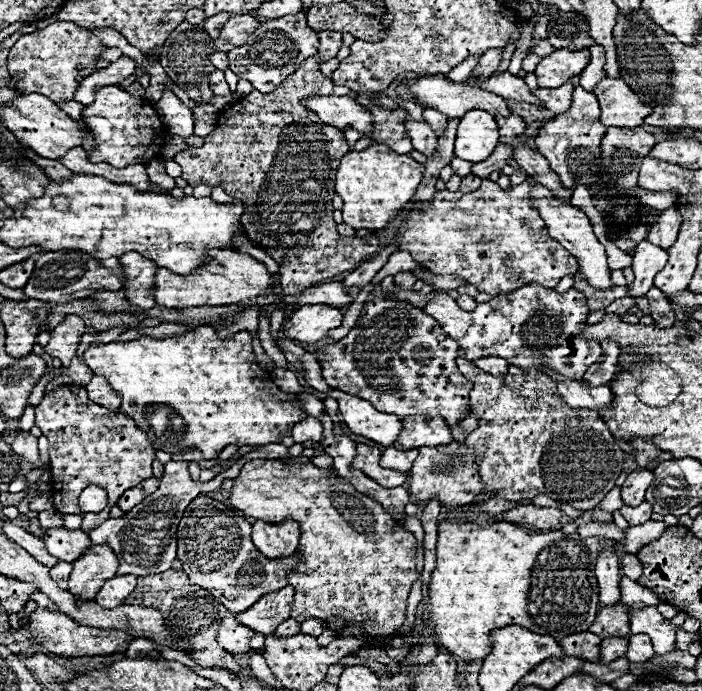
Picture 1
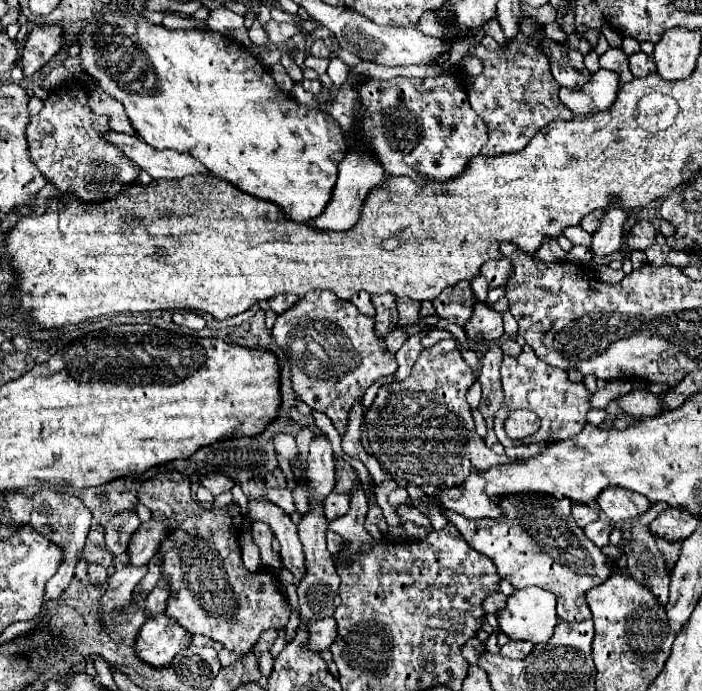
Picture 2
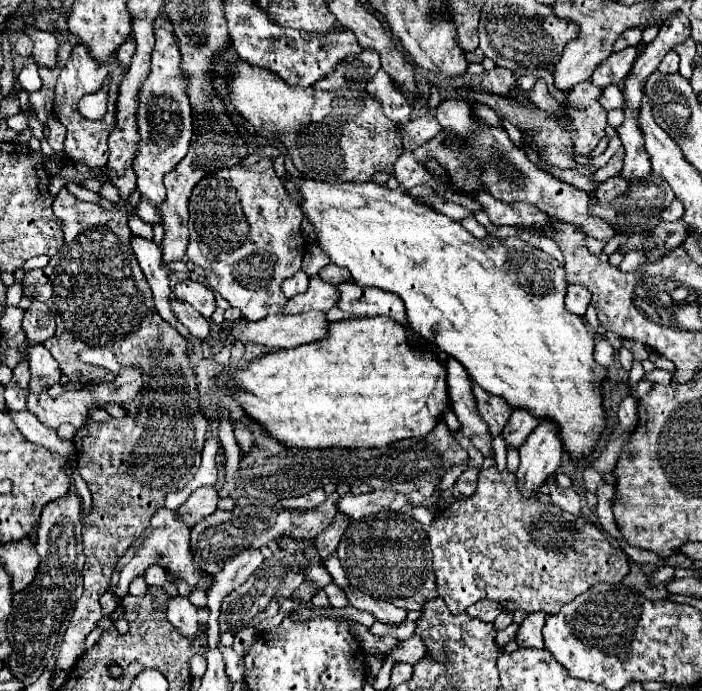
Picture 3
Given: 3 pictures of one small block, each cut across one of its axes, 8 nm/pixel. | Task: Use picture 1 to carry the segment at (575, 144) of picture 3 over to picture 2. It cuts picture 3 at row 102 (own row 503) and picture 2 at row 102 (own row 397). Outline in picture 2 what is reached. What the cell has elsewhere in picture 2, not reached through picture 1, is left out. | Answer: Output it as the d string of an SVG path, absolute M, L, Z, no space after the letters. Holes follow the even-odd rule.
M510 40L496 52L490 52L482 44L476 44L472 48L472 54L478 56L484 66L482 74L472 78L472 88L468 90L472 110L478 112L488 128L488 142L482 148L484 156L520 152L534 138L534 134L550 122L572 118L572 114L566 112L564 104L560 108L560 100L556 96L560 86L556 84L548 58L542 50L518 40Z

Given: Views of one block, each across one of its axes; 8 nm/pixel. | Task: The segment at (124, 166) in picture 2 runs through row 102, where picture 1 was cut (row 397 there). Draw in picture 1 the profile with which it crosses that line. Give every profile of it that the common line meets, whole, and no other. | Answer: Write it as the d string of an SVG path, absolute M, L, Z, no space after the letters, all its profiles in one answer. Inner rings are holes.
M60 384L50 390L36 406L36 426L50 442L50 466L52 466L52 502L60 514L80 514L82 530L90 532L100 522L106 522L110 508L132 486L146 478L152 478L152 462L156 458L146 434L140 432L136 422L122 410L110 410L94 404L86 396L84 386ZM96 484L108 492L108 506L94 514L82 512L78 506L80 492Z

